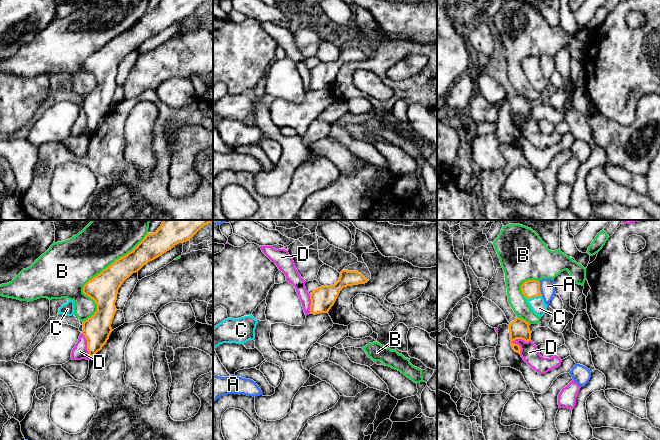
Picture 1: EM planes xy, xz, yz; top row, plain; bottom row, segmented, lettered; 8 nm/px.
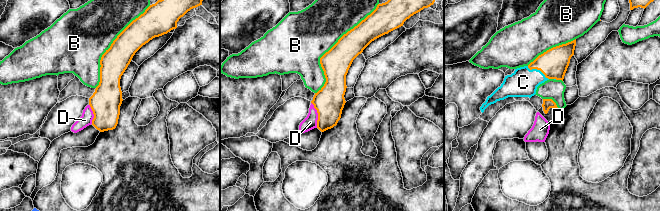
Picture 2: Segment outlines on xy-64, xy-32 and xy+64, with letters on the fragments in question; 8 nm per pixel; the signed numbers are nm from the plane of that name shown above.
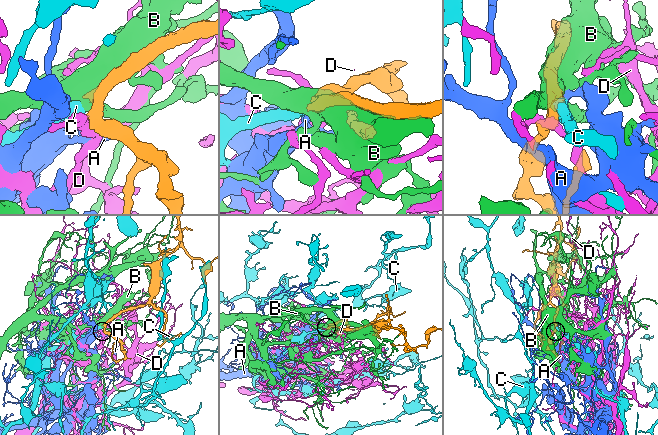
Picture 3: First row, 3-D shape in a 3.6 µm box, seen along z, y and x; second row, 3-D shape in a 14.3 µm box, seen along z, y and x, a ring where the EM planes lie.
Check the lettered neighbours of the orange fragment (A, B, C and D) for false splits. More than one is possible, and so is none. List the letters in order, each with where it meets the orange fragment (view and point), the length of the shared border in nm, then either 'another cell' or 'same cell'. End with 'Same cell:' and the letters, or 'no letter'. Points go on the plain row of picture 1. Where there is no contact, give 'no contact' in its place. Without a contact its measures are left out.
A: yz (539, 64) | 120 nm | another cell
B: xy (97, 51) | 900 nm | another cell
C: yz (533, 72) | 140 nm | same cell
D: yz (520, 114) | 160 nm | another cell
Same cell: C

